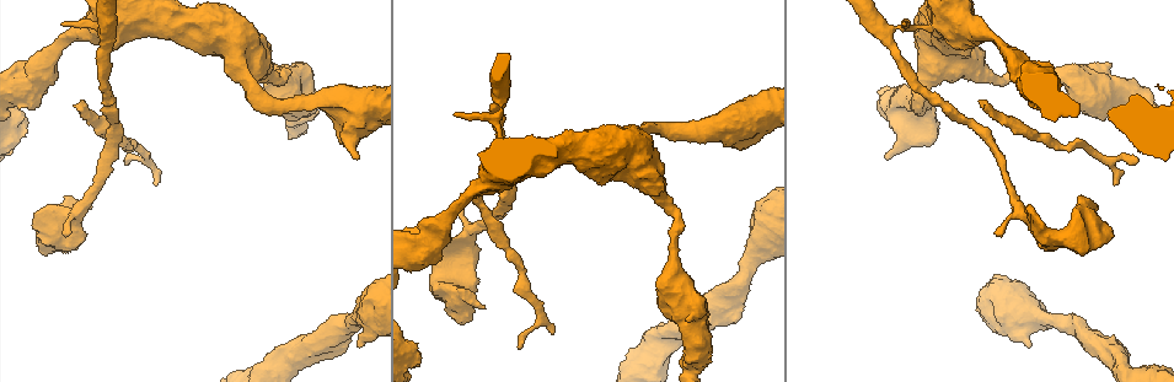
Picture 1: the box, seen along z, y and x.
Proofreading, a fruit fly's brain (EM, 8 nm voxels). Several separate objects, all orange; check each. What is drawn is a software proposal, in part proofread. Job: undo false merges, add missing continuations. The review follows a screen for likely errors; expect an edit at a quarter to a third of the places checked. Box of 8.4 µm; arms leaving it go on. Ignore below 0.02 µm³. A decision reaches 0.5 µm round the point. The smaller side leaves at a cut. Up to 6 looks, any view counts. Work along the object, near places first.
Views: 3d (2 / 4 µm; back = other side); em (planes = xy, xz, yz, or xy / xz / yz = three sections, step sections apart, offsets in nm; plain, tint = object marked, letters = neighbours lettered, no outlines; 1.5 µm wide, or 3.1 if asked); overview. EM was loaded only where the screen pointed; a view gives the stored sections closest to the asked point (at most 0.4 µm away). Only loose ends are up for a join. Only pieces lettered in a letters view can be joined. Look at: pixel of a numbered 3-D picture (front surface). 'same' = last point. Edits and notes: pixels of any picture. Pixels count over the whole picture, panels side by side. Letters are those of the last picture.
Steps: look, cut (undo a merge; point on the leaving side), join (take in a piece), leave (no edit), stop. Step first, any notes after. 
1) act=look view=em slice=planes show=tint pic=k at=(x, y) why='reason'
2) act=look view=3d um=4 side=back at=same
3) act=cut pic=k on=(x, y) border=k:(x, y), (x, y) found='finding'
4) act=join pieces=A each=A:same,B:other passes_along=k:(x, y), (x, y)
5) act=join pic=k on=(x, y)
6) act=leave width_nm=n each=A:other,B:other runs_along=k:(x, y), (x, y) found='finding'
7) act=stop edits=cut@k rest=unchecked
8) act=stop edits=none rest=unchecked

act=look view=3d um=4 side=back pic=1 at=(928, 145) why='an open end'

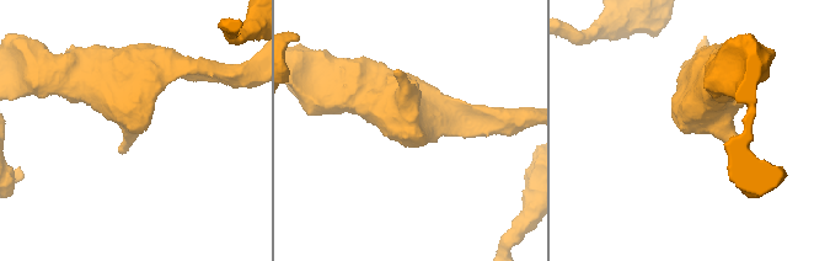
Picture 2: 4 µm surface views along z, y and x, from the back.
act=look view=em slice=planes show=letters pic=2 at=(684, 131) why='need the tissue'

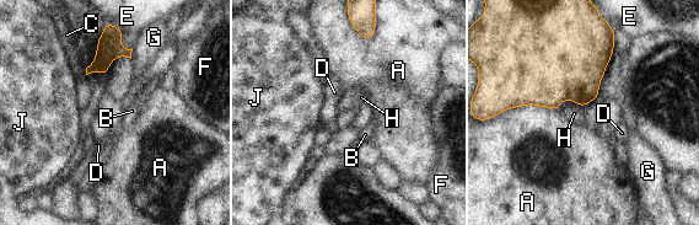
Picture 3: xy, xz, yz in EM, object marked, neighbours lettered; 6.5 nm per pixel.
act=leave each=A:other,B:other,C:other,D:other,E:other,F:other,G:other,H:other,J:other border=3:(574, 102), (582, 107) found='none of them fits'

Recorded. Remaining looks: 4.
act=look view=em slice=planes show=letters pic=1 at=(84, 99) why='free end'

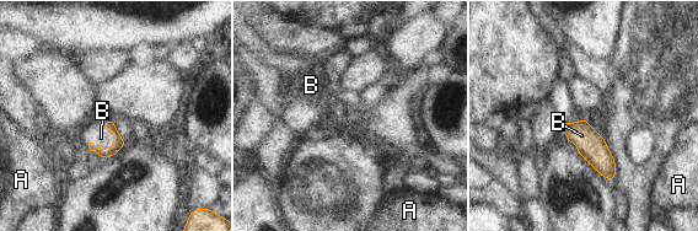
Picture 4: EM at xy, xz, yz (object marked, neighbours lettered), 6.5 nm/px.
act=join pieces=B each=A:other,B:same passes_along=4:(118, 143), (105, 149), (101, 138) found='it goes on there'

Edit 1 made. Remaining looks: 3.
act=look view=3d um=2 pic=1 at=(125, 159) why='tapers out'

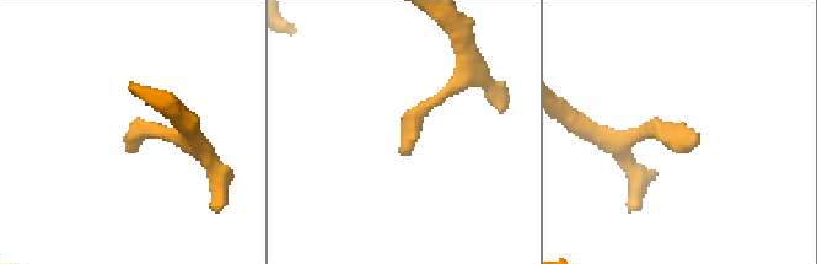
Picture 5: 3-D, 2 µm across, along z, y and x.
act=look view=em slice=xy step=4 show=letters pic=5 at=(129, 143)

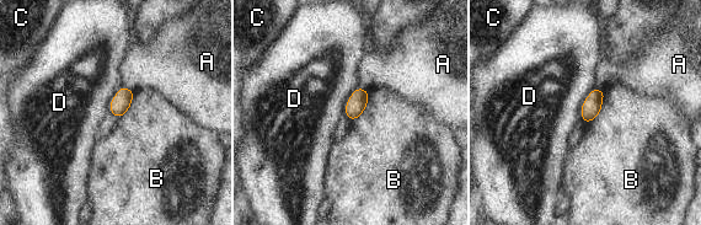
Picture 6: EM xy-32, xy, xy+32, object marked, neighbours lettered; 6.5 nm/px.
act=leave each=A:other,B:other,C:other,D:other border=6:(595, 87), (582, 105), (581, 118) found='no lettered piece goes on from it'

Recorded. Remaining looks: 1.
act=stop edits=join@4 rest=unchecked

